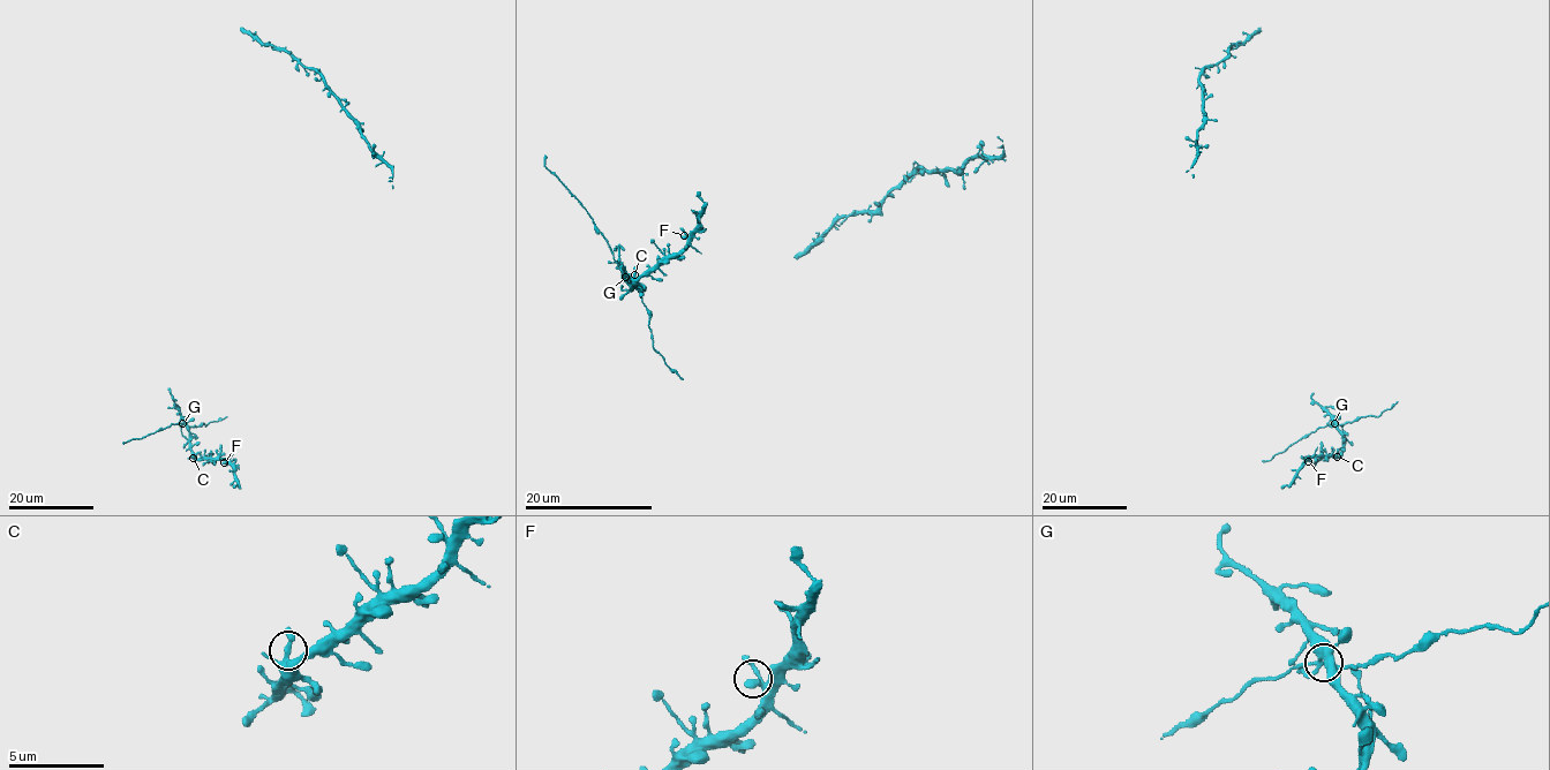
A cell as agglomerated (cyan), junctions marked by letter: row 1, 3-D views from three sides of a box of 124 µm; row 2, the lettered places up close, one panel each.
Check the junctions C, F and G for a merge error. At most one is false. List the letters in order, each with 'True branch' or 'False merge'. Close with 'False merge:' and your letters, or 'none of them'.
C: True branch
F: True branch
G: True branch
False merge: none of them

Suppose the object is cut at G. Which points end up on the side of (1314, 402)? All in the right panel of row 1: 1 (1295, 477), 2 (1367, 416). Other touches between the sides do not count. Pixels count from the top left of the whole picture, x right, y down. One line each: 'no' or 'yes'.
1: yes
2: no

